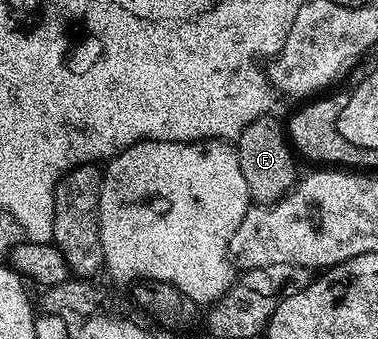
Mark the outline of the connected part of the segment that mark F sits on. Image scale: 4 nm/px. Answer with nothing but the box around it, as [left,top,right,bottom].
[236,113,300,205]

